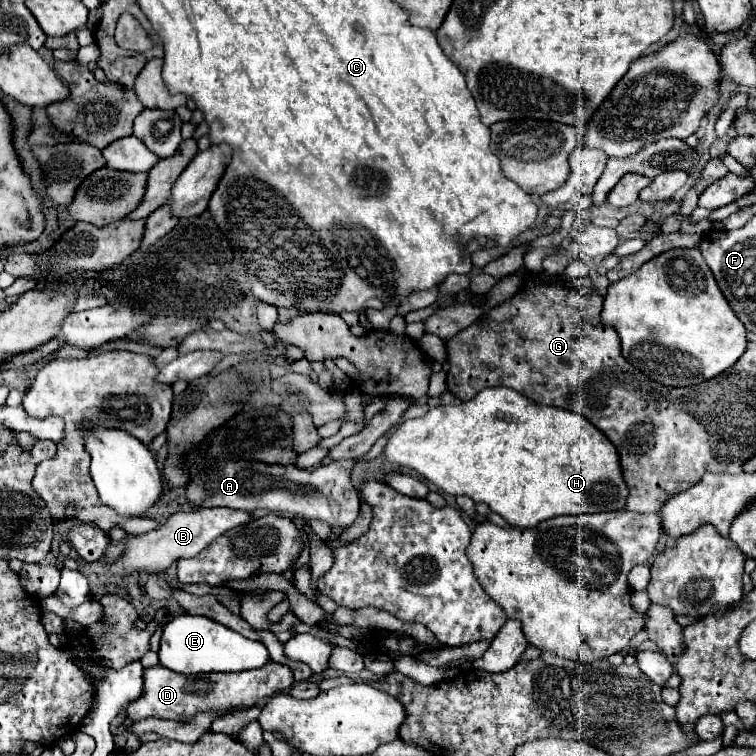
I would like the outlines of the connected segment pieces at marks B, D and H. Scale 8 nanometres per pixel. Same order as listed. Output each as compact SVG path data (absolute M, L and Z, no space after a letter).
M203 507L203 509L191 509L187 513L175 513L159 529L131 537L125 543L121 555L109 565L109 571L113 577L127 577L127 575L139 573L139 571L147 571L151 575L153 573L161 575L175 561L179 561L183 557L195 557L219 535L223 535L225 531L237 527L237 525L247 523L249 519L251 517L247 511L237 511L237 509L227 509L227 507L211 507L211 509Z
M267 663L259 669L233 671L233 673L205 673L205 675L179 675L163 665L145 669L145 697L135 701L125 709L125 717L131 721L159 717L173 721L193 721L197 713L217 713L217 715L237 715L259 701L285 693L293 685L293 675L287 665Z
M485 387L469 401L447 407L437 405L421 417L407 419L387 439L383 457L393 465L415 471L441 493L453 497L465 495L489 505L491 511L515 527L537 527L541 521L559 515L623 509L629 493L621 477L617 451L597 427L579 413L539 405L509 387Z

